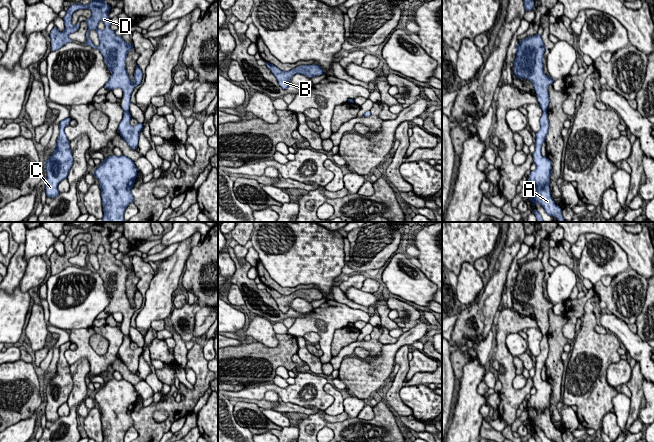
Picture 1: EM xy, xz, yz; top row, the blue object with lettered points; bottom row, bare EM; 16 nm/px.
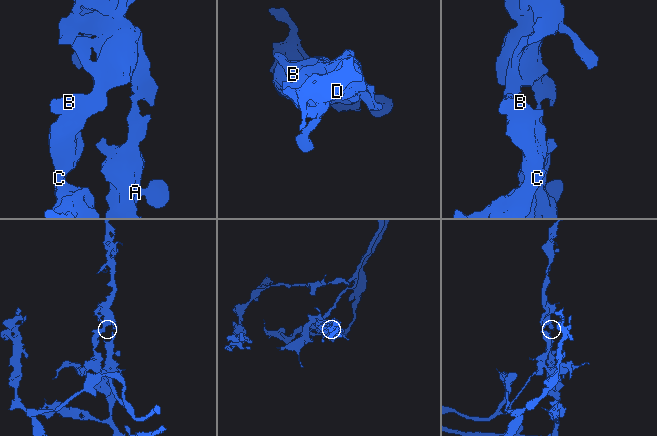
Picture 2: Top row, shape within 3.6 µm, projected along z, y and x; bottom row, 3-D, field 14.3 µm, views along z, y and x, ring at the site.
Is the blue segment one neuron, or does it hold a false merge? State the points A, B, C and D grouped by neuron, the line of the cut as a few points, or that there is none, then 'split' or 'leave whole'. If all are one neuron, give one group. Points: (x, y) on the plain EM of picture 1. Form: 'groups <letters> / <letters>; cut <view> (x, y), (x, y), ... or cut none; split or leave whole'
groups A / B C D; cut xy (128, 334), (124, 336); split

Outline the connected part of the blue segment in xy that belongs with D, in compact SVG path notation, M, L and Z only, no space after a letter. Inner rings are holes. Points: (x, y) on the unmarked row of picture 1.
M95 222L87 229L77 227L69 230L63 242L65 249L64 255L60 256L55 250L50 257L51 275L58 274L66 267L72 266L69 259L76 256L80 251L79 247L76 249L72 248L72 239L79 233L89 233L91 235L91 241L86 244L88 250L86 269L98 273L101 276L105 288L111 296L110 303L104 311L110 314L120 312L123 315L123 324L125 325L121 331L124 336L129 335L131 318L134 312L141 308L143 297L140 291L136 289L134 306L131 306L126 294L126 282L128 276L134 269L125 266L121 260L117 260L115 255L110 252L111 244L108 238L111 231L104 226L103 222ZM91 254L95 254L98 258L100 265L98 270L95 270L88 261Z

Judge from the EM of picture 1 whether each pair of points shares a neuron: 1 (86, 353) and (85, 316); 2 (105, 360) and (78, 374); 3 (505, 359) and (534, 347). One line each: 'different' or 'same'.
1: different
2: different
3: different

